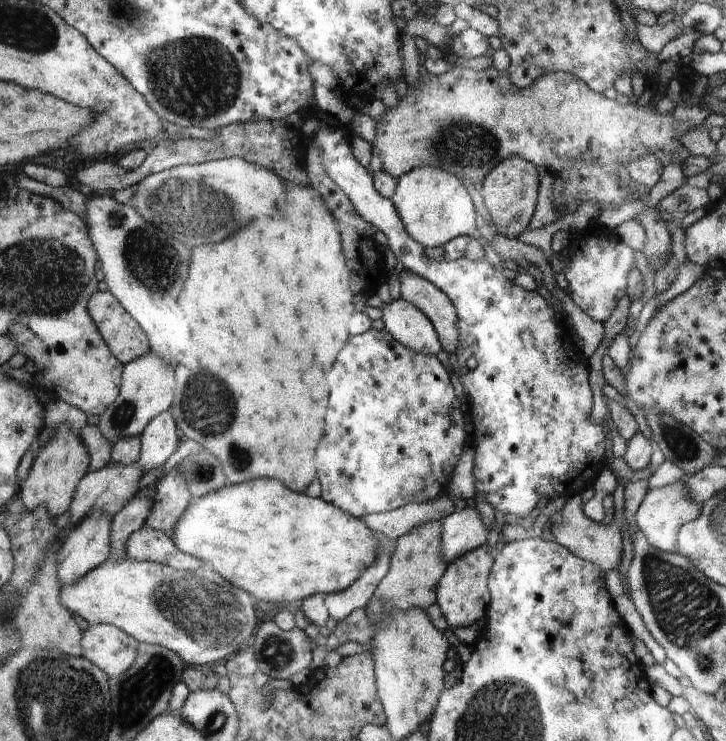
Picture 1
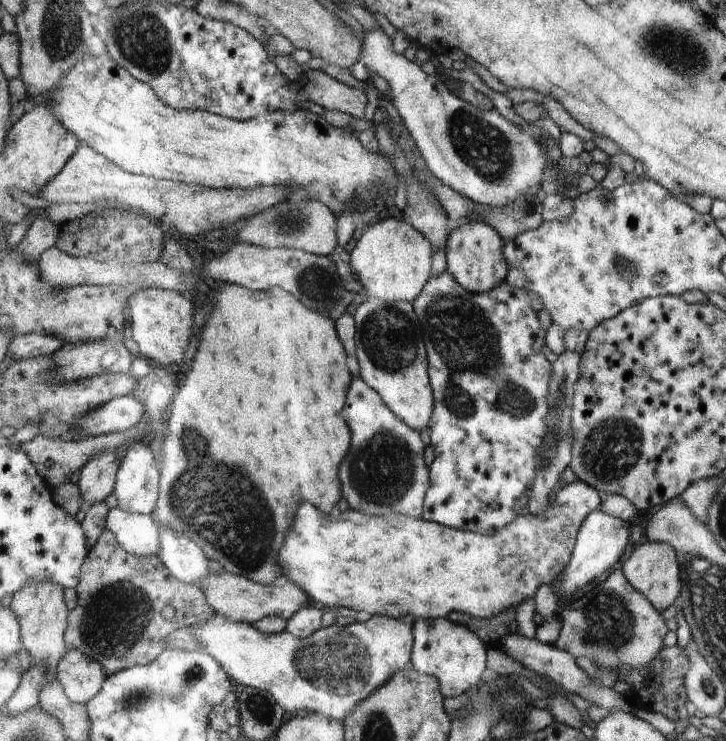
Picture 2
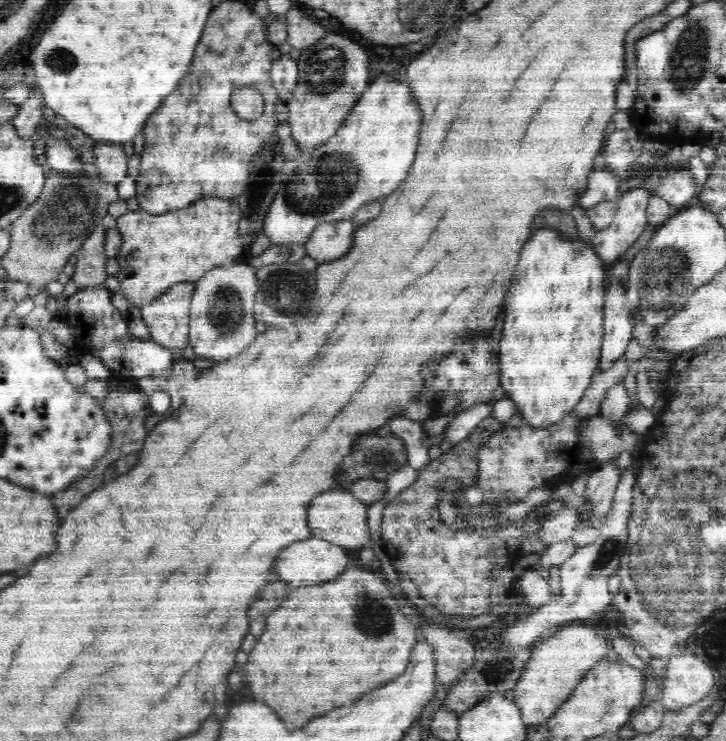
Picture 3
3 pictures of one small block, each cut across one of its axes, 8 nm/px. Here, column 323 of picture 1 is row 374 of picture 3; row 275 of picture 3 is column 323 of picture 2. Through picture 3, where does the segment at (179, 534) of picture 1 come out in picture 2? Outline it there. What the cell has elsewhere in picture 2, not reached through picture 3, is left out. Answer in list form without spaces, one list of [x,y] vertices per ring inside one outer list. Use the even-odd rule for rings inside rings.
[[[584,482],[568,484],[556,494],[554,502],[542,514],[526,514],[517,518],[513,525],[494,534],[450,528],[405,514],[370,518],[350,509],[334,518],[306,504],[298,510],[294,534],[290,534],[286,546],[282,546],[280,564],[286,578],[302,587],[312,603],[321,608],[349,608],[371,616],[382,615],[393,619],[404,614],[404,617],[424,620],[447,618],[453,612],[462,612],[474,618],[492,618],[534,595],[542,584],[552,584],[565,570],[585,518],[601,508],[602,500],[598,496],[600,494]]]

